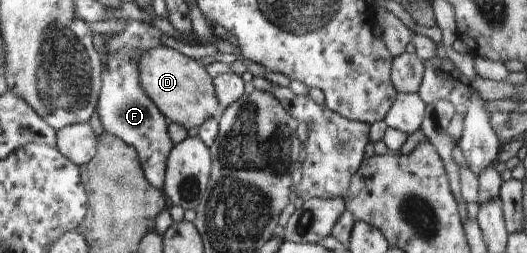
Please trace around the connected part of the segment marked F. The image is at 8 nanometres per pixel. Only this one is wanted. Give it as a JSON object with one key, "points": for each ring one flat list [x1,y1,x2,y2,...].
{"points":[[130,43,115,52,108,52,106,62,102,63,101,87,95,111,106,134,118,136,118,139,137,149,144,167,145,178,153,183,155,188,163,190,168,155,174,143,169,135,167,119,141,86,137,66,140,59,139,53,140,50]]}

